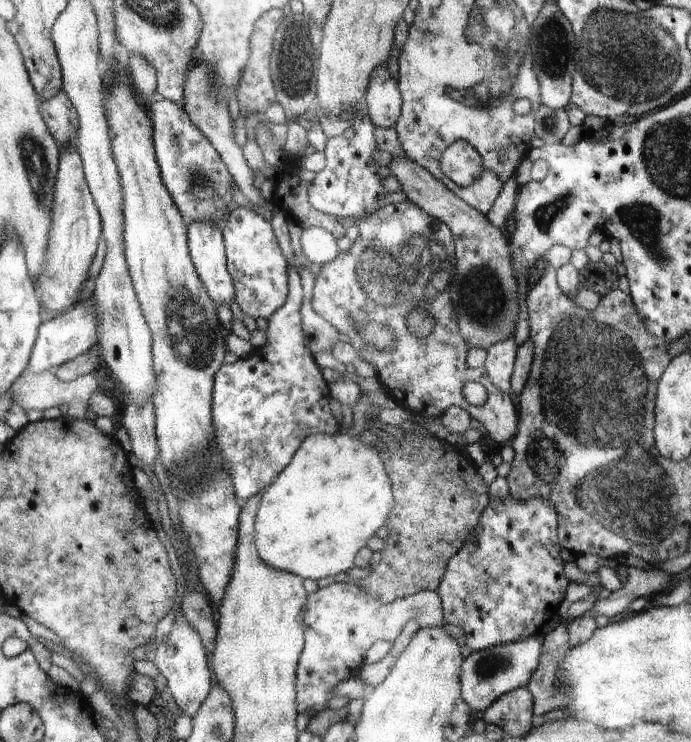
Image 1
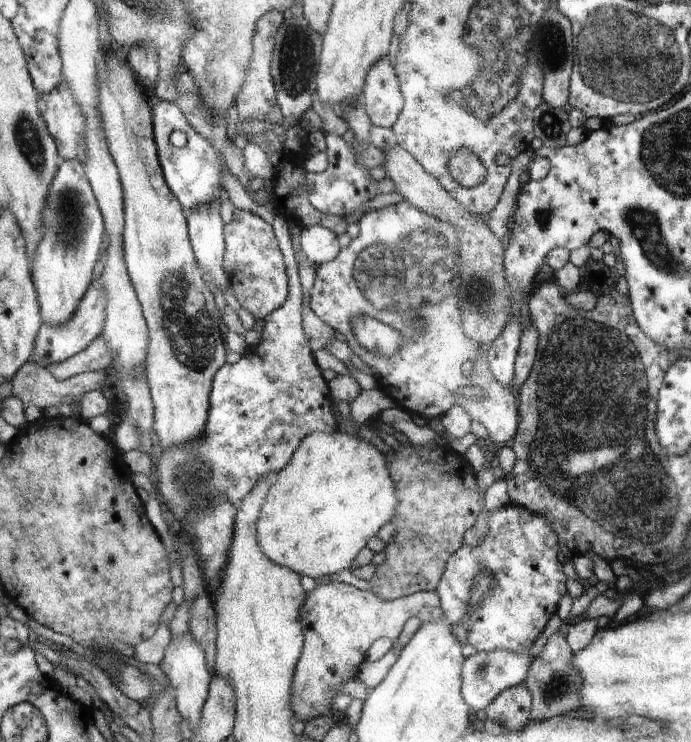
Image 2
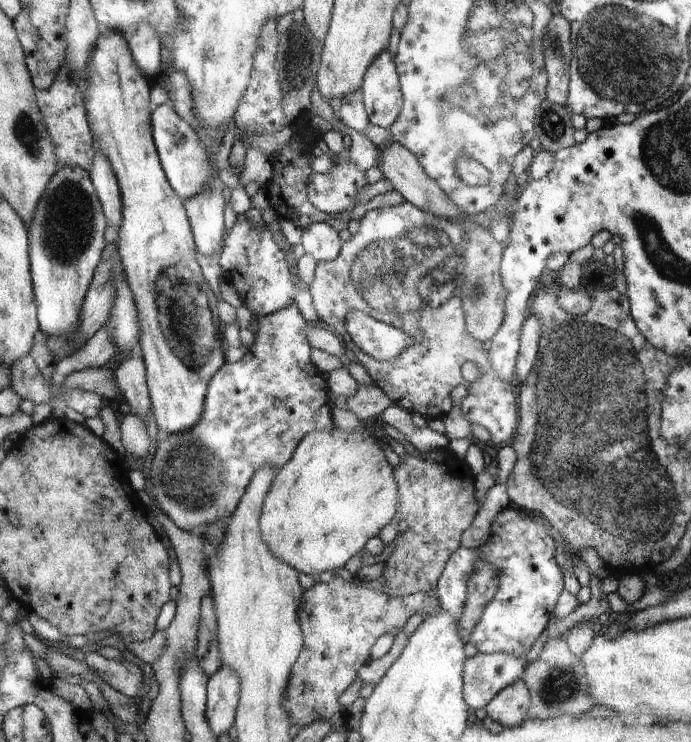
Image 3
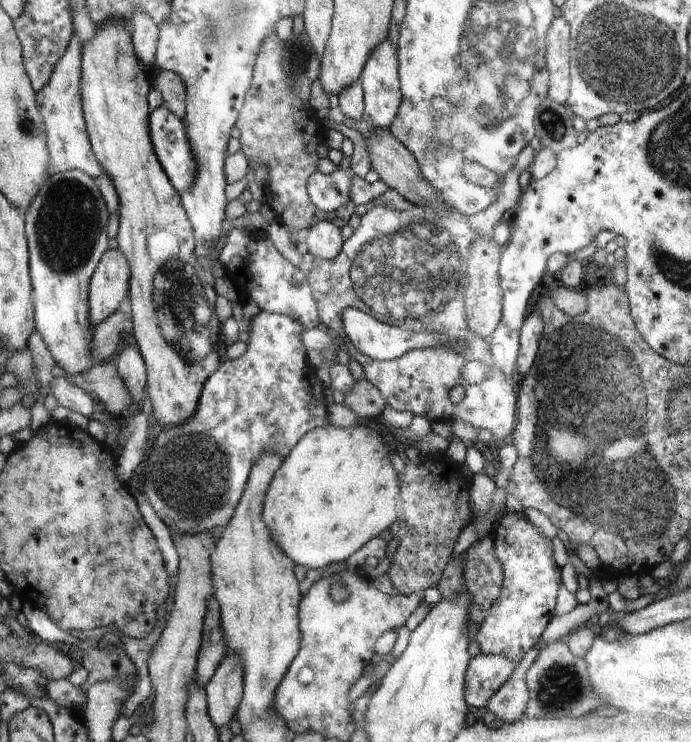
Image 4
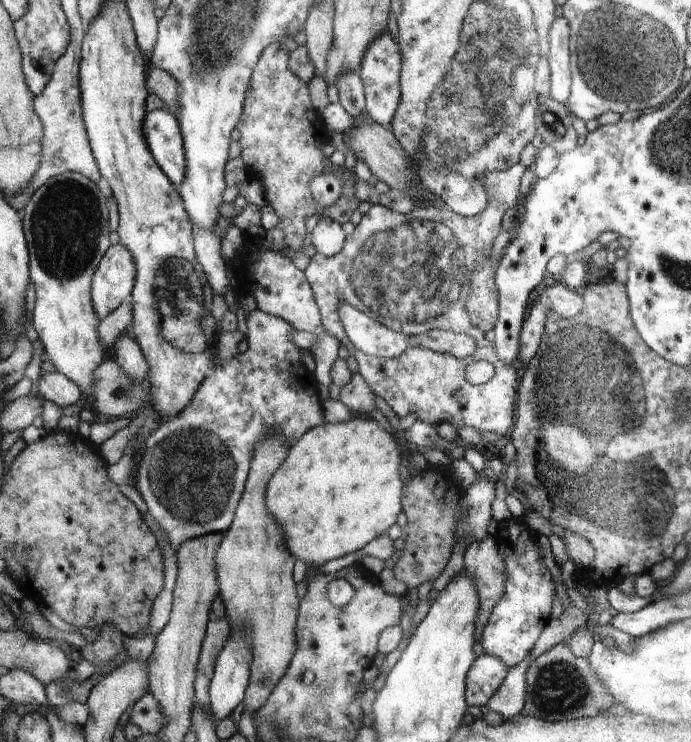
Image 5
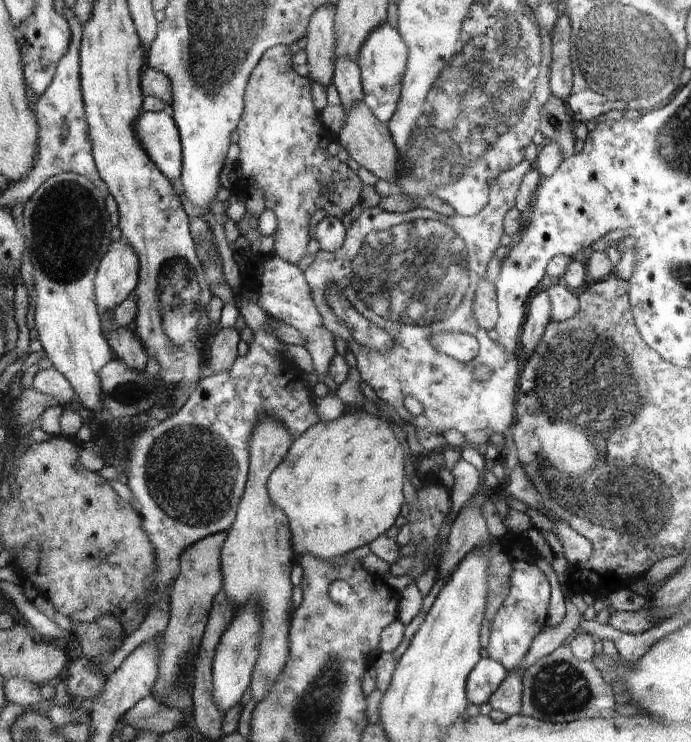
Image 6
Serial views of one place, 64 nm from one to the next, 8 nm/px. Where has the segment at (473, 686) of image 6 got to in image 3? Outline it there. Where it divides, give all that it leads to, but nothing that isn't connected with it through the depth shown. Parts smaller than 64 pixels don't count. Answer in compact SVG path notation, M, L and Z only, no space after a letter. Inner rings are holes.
M503 652L495 653L477 653L474 656L468 657L463 674L463 694L464 700L468 705L471 705L474 711L478 708L485 708L486 704L508 684L523 677L524 669L526 668L525 657L516 658Z

